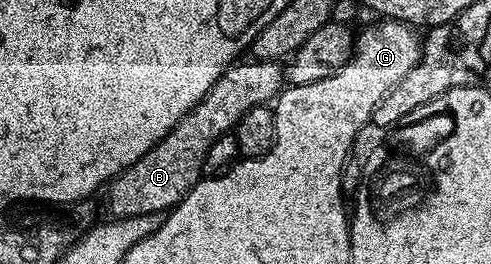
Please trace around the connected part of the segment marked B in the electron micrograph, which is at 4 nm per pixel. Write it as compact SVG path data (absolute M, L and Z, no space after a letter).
M248 60L230 65L211 91L203 95L199 104L164 139L155 143L143 159L108 182L109 209L114 218L164 214L172 209L202 180L203 159L211 143L215 143L219 135L234 132L239 119L243 119L251 107L269 105L278 96L283 85L282 66L276 61Z

